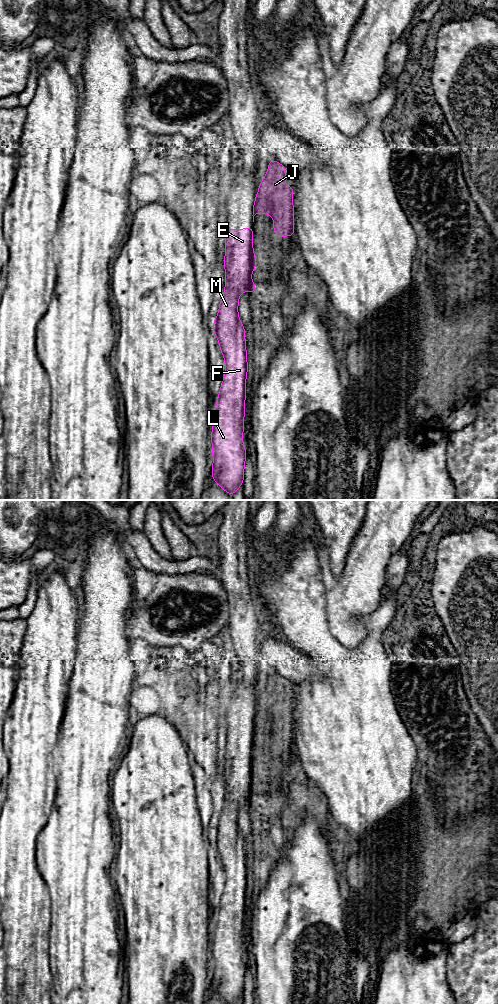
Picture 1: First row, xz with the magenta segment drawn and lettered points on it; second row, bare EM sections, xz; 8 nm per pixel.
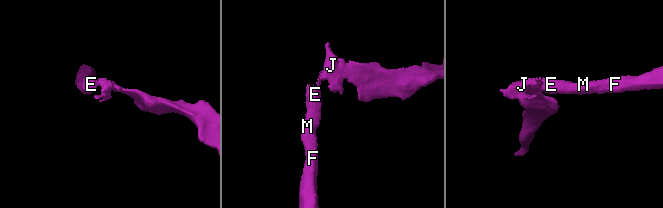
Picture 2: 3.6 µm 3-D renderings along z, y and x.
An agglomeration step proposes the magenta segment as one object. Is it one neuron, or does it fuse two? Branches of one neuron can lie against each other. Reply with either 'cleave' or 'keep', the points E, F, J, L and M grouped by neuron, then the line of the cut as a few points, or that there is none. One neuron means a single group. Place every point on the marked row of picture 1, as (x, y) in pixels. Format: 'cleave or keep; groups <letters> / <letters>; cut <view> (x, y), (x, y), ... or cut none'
cleave; groups E F L M / J; cut xz (253, 212), (254, 215)

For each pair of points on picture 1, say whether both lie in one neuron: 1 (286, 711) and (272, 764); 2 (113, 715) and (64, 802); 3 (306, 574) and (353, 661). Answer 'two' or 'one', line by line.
1: one
2: one
3: one

